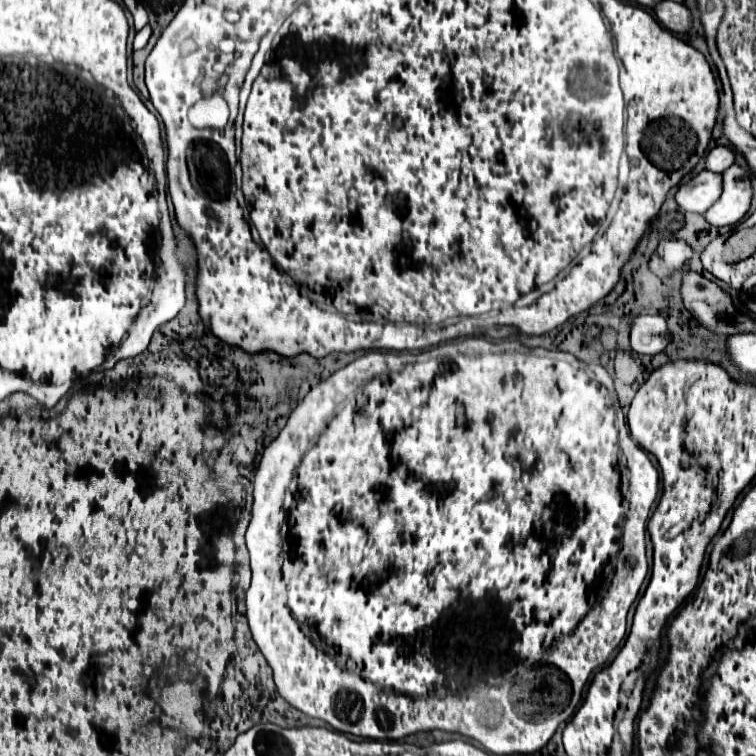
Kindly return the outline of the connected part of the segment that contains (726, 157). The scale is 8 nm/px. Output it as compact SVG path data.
M714 147L708 151L706 155L706 165L704 169L712 171L712 173L722 173L724 169L728 169L734 163L734 151L730 147Z

